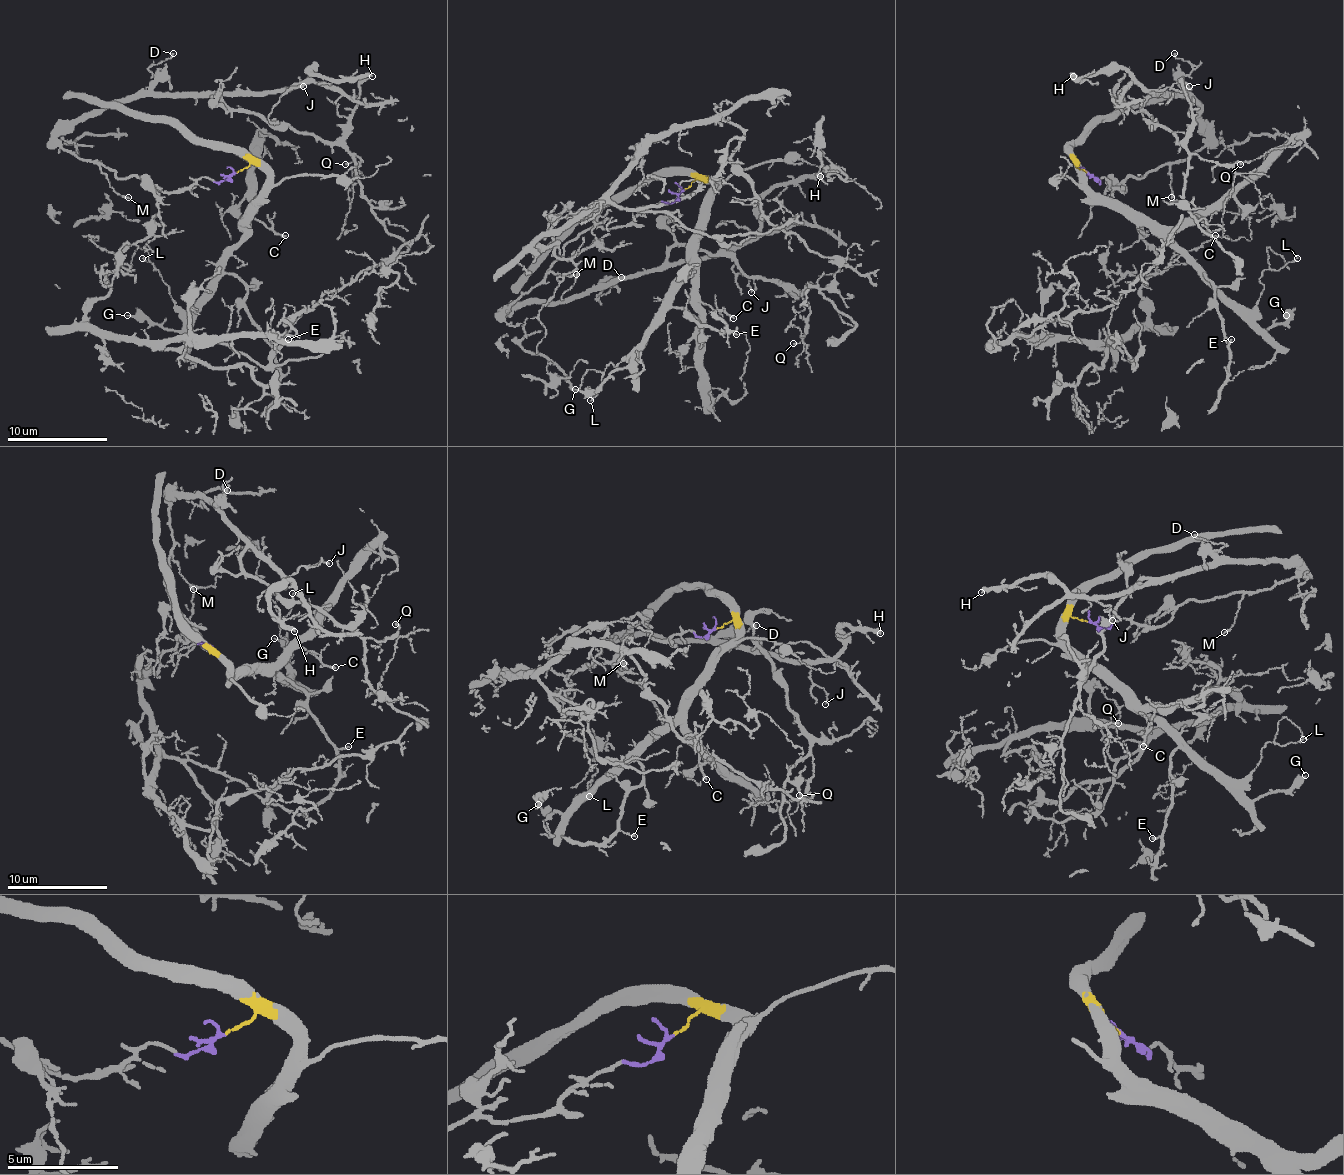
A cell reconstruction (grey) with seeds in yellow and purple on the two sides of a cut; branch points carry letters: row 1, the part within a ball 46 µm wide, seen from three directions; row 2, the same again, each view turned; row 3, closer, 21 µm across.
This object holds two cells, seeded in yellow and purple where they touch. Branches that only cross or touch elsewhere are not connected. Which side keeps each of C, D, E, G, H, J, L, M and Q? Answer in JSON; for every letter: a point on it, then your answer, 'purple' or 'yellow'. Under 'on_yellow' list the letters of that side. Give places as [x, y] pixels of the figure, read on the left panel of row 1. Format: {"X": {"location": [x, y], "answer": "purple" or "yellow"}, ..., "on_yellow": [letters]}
{"C": {"location": [285, 235], "answer": "yellow"}, "D": {"location": [173, 53], "answer": "purple"}, "E": {"location": [288, 339], "answer": "yellow"}, "G": {"location": [127, 315], "answer": "yellow"}, "H": {"location": [372, 76], "answer": "purple"}, "J": {"location": [303, 86], "answer": "purple"}, "L": {"location": [142, 258], "answer": "yellow"}, "M": {"location": [128, 197], "answer": "purple"}, "Q": {"location": [345, 164], "answer": "purple"}, "on_yellow": ["C", "E", "G", "L"]}

